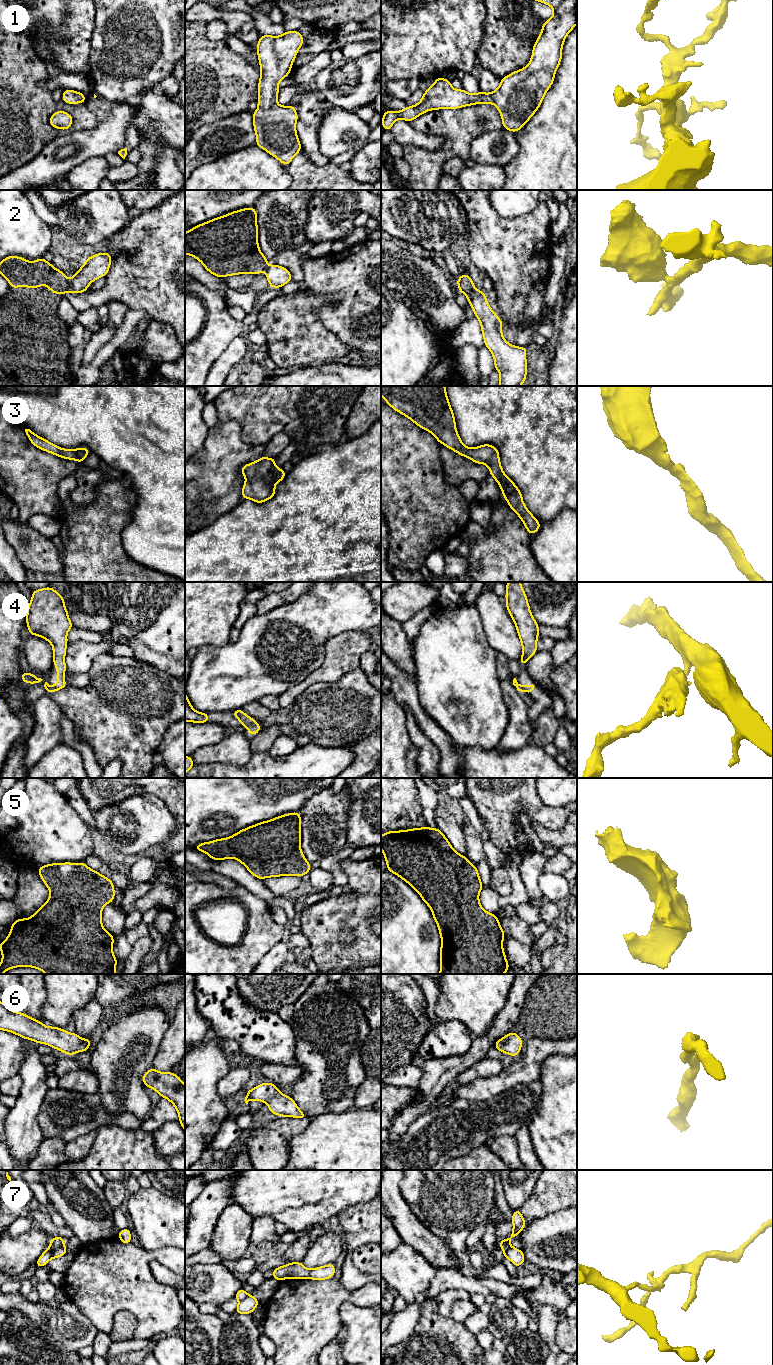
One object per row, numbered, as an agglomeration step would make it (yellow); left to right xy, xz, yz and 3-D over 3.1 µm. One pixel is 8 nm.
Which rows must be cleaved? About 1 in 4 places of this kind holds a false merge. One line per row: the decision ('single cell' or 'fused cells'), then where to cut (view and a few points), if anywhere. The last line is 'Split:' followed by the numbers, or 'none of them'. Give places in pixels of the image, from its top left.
1: single cell; no cut
2: fused cells; cut in xy along (71, 280), (70, 291)
3: single cell; no cut
4: single cell; no cut
5: single cell; no cut
6: single cell; no cut
7: fused cells; cut in xy along (63, 1243), (51, 1252), (50, 1258)
Split: 2, 7

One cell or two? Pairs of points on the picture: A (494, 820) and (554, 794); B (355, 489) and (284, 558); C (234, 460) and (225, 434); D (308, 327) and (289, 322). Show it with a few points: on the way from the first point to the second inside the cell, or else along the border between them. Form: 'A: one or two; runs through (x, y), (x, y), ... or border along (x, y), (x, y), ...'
A: two; border along (535, 788), (545, 804), (564, 806)
B: one; runs through (340, 507), (302, 545)
C: one; runs through (228, 454), (225, 451), (225, 440)
D: one; runs through (303, 327), (294, 327)

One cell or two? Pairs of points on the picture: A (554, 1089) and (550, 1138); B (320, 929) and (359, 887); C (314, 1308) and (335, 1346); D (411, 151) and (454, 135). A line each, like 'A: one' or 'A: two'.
A: one
B: two
C: two
D: one

